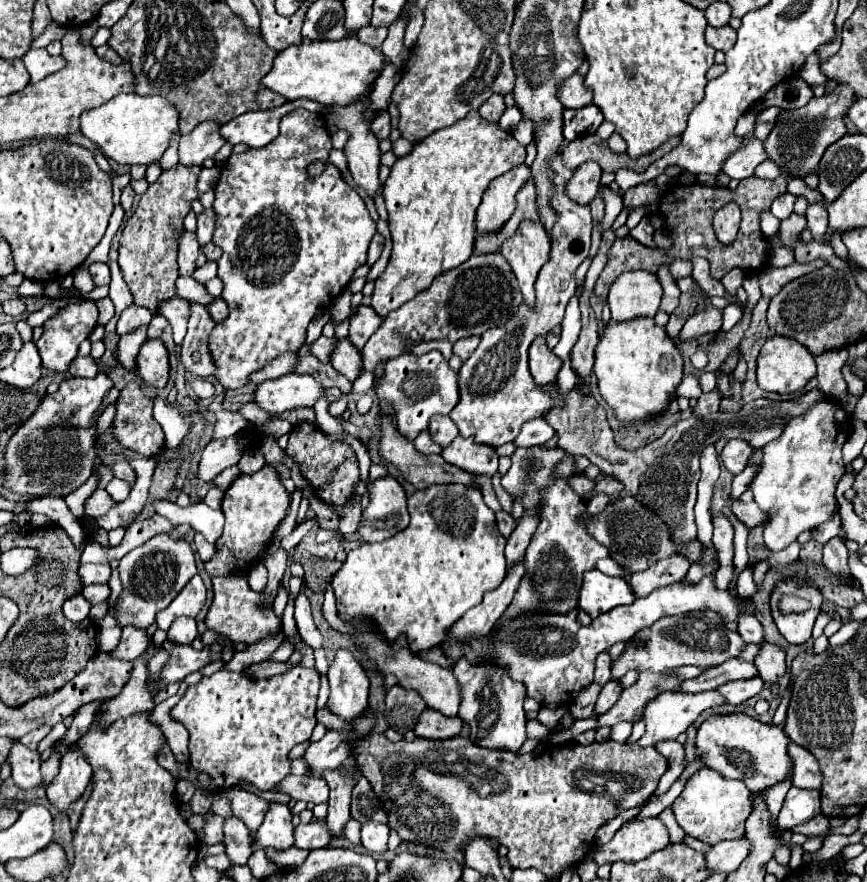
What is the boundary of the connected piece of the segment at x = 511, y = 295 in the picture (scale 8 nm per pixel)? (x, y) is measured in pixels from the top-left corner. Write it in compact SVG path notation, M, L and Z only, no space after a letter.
M499 252L473 254L455 270L443 272L429 290L417 294L413 300L405 302L383 320L381 328L369 338L361 352L363 374L353 382L353 392L367 392L371 388L373 370L379 360L389 360L411 352L413 346L425 340L457 342L459 338L467 338L473 334L481 336L491 326L507 322L519 308L519 302L523 302L523 296L507 260Z

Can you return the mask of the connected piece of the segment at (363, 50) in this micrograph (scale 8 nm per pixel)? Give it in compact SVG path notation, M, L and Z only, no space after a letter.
M355 34L343 40L325 42L311 42L309 38L303 38L303 44L289 46L277 54L271 72L263 78L263 84L287 100L309 98L321 102L323 106L349 106L361 102L373 92L375 80L379 78L383 66L383 52L359 42Z

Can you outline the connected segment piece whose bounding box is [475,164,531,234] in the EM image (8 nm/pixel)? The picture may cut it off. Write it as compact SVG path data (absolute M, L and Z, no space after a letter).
M523 164L491 182L477 210L475 218L477 234L495 234L505 226L515 208L515 194L529 176L531 170Z

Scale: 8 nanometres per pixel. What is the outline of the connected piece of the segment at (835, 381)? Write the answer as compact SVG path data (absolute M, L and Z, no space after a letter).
M839 348L815 358L819 388L835 400L843 400L847 396L847 382L843 380L841 374L841 368L847 362L847 358L849 358L847 348Z

